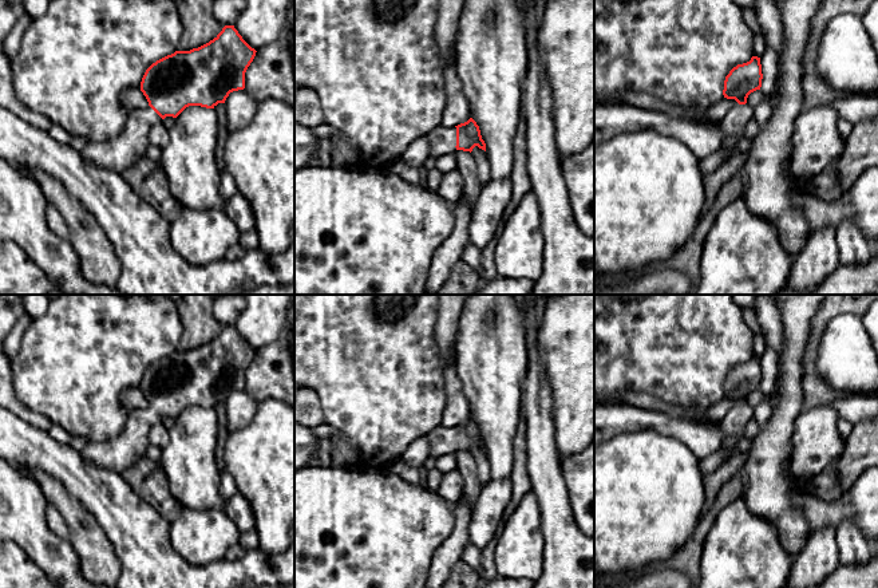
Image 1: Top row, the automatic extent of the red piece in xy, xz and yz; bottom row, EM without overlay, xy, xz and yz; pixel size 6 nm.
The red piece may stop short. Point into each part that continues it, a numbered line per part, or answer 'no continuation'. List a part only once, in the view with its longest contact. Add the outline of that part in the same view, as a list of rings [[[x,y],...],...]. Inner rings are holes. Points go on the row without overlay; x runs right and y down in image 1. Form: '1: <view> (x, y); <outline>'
1: xz (443, 439); [[[439,425],[428,434],[432,454],[442,457],[444,454],[452,454],[456,451],[456,427],[443,427]]]

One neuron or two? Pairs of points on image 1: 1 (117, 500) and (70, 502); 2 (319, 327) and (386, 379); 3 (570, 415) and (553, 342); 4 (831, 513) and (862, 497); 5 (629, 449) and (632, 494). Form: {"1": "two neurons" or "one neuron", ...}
{"1": "two neurons", "2": "one neuron", "3": "one neuron", "4": "one neuron", "5": "one neuron"}

